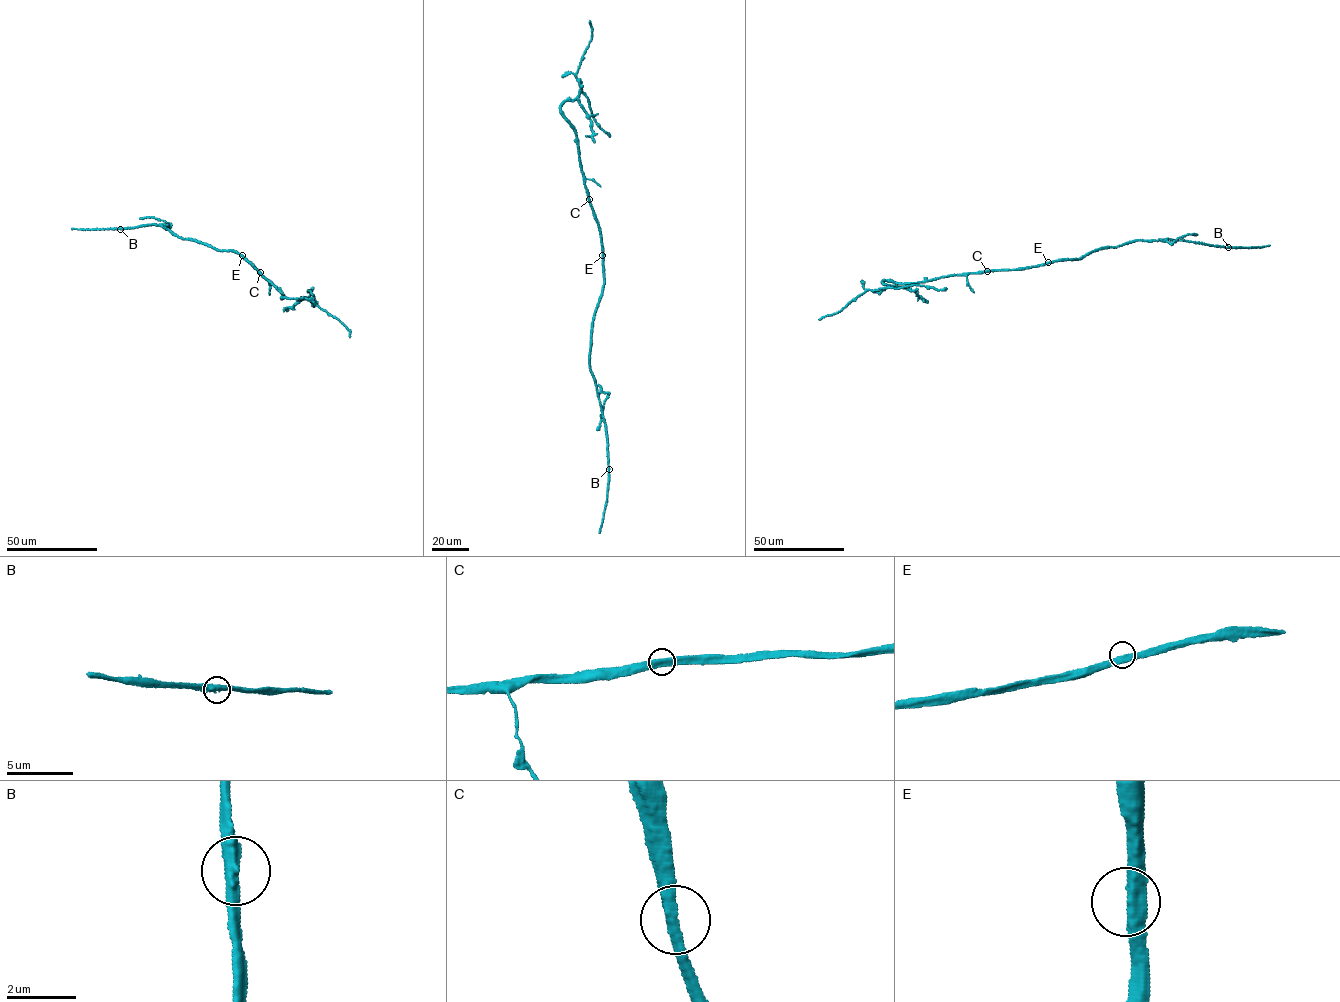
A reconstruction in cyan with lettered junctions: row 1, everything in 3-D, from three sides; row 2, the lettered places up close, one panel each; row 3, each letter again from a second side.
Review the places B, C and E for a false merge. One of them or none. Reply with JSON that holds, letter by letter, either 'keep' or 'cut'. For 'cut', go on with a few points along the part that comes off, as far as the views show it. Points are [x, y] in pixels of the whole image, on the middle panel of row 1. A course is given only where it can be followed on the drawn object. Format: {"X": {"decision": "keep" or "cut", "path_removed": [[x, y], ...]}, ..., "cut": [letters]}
{"B": {"decision": "keep"}, "C": {"decision": "keep"}, "E": {"decision": "keep"}, "cut": []}

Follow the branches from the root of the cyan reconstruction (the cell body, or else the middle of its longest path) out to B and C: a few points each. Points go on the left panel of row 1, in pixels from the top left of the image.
B: (242, 256), (180, 238), (159, 225), (121, 228)
C: (242, 256), (260, 272)

